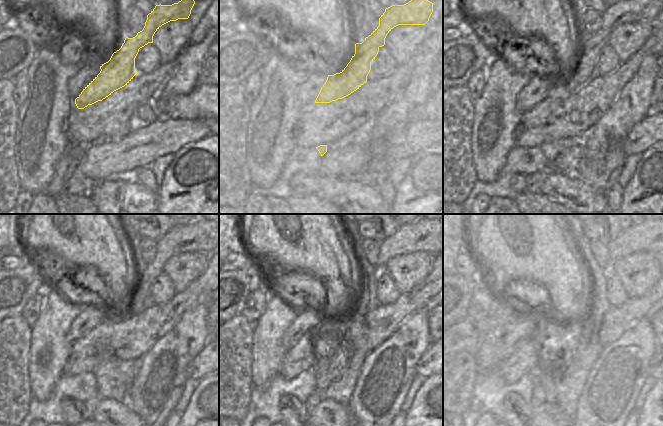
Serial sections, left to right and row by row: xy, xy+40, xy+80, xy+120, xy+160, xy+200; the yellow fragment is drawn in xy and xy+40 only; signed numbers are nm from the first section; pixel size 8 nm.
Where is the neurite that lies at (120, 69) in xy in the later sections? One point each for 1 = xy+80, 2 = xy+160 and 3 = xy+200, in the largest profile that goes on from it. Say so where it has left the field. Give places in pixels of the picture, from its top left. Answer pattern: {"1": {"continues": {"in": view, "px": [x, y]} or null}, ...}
{"1": {"continues": {"in": "xy+80", "px": [643, 10]}}, "2": {"continues": {"in": "xy+160", "px": [422, 235]}}, "3": {"continues": {"in": "xy+200", "px": [555, 342]}}}

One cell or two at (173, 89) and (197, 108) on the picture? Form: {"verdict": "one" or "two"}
{"verdict": "two"}

